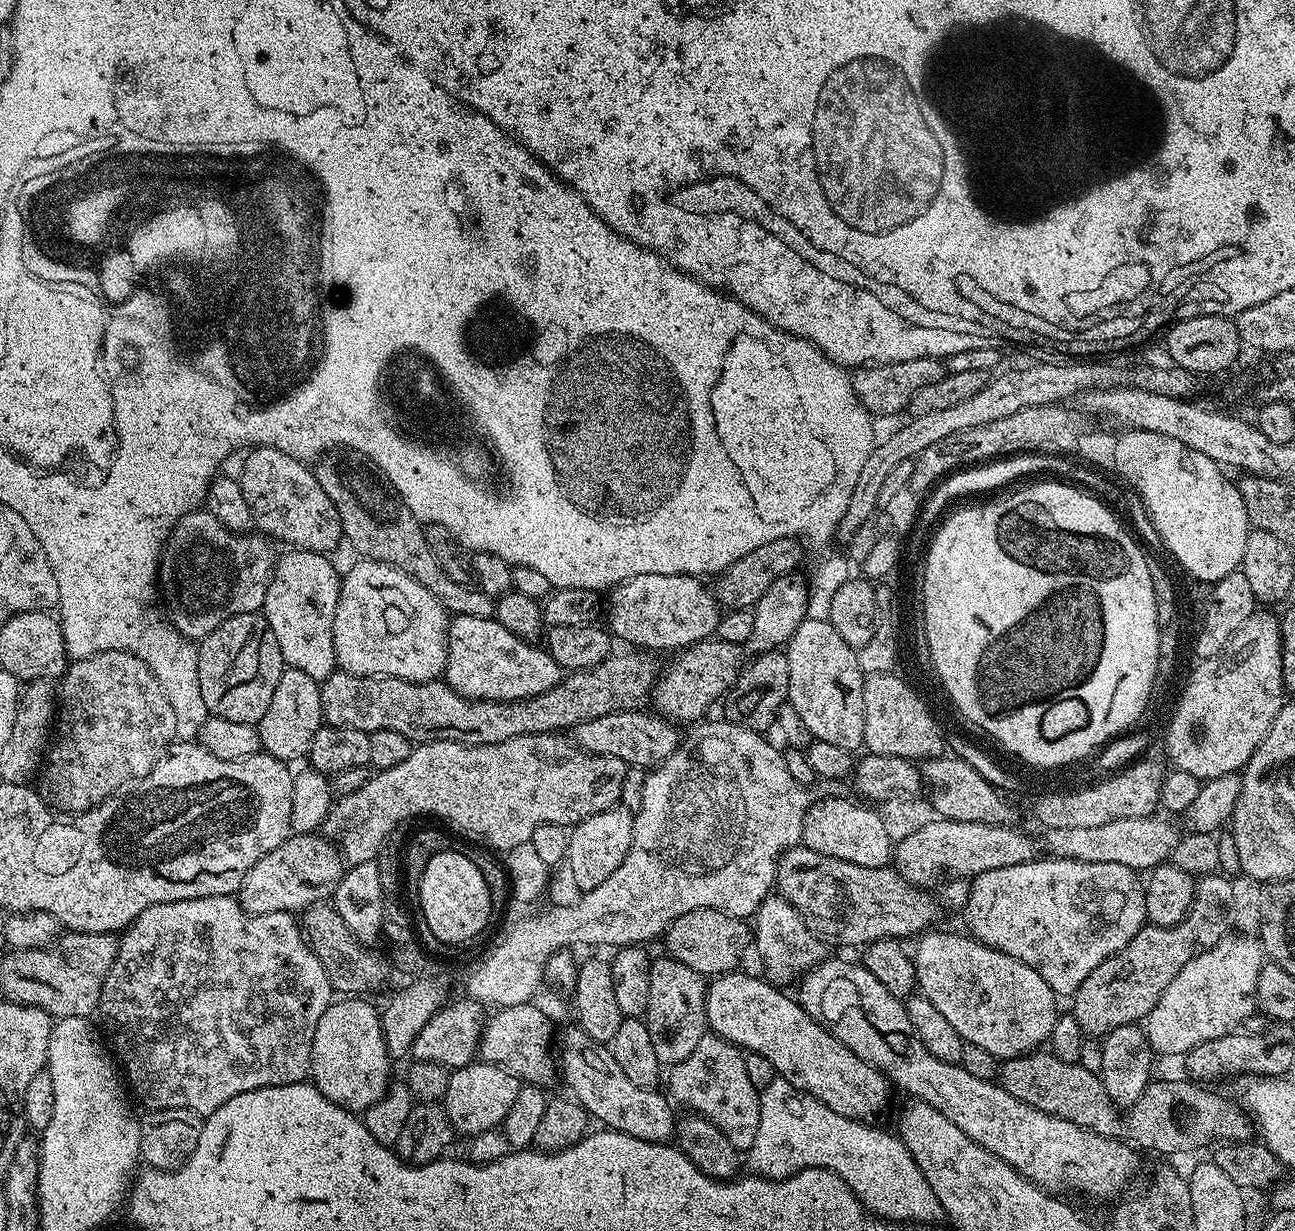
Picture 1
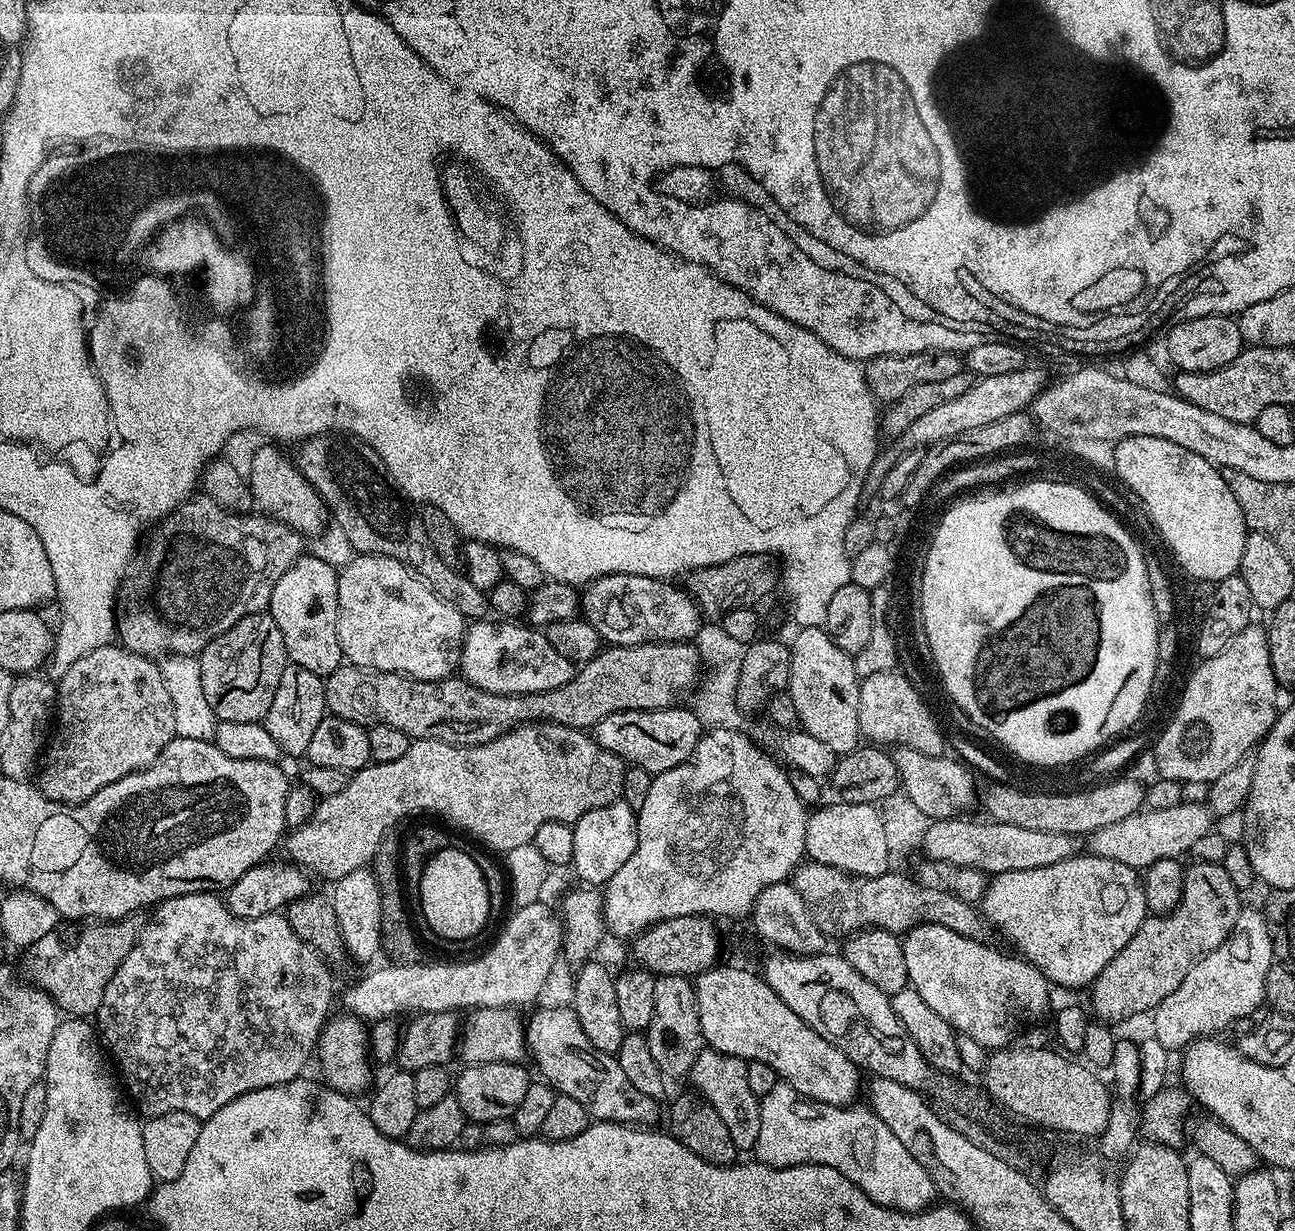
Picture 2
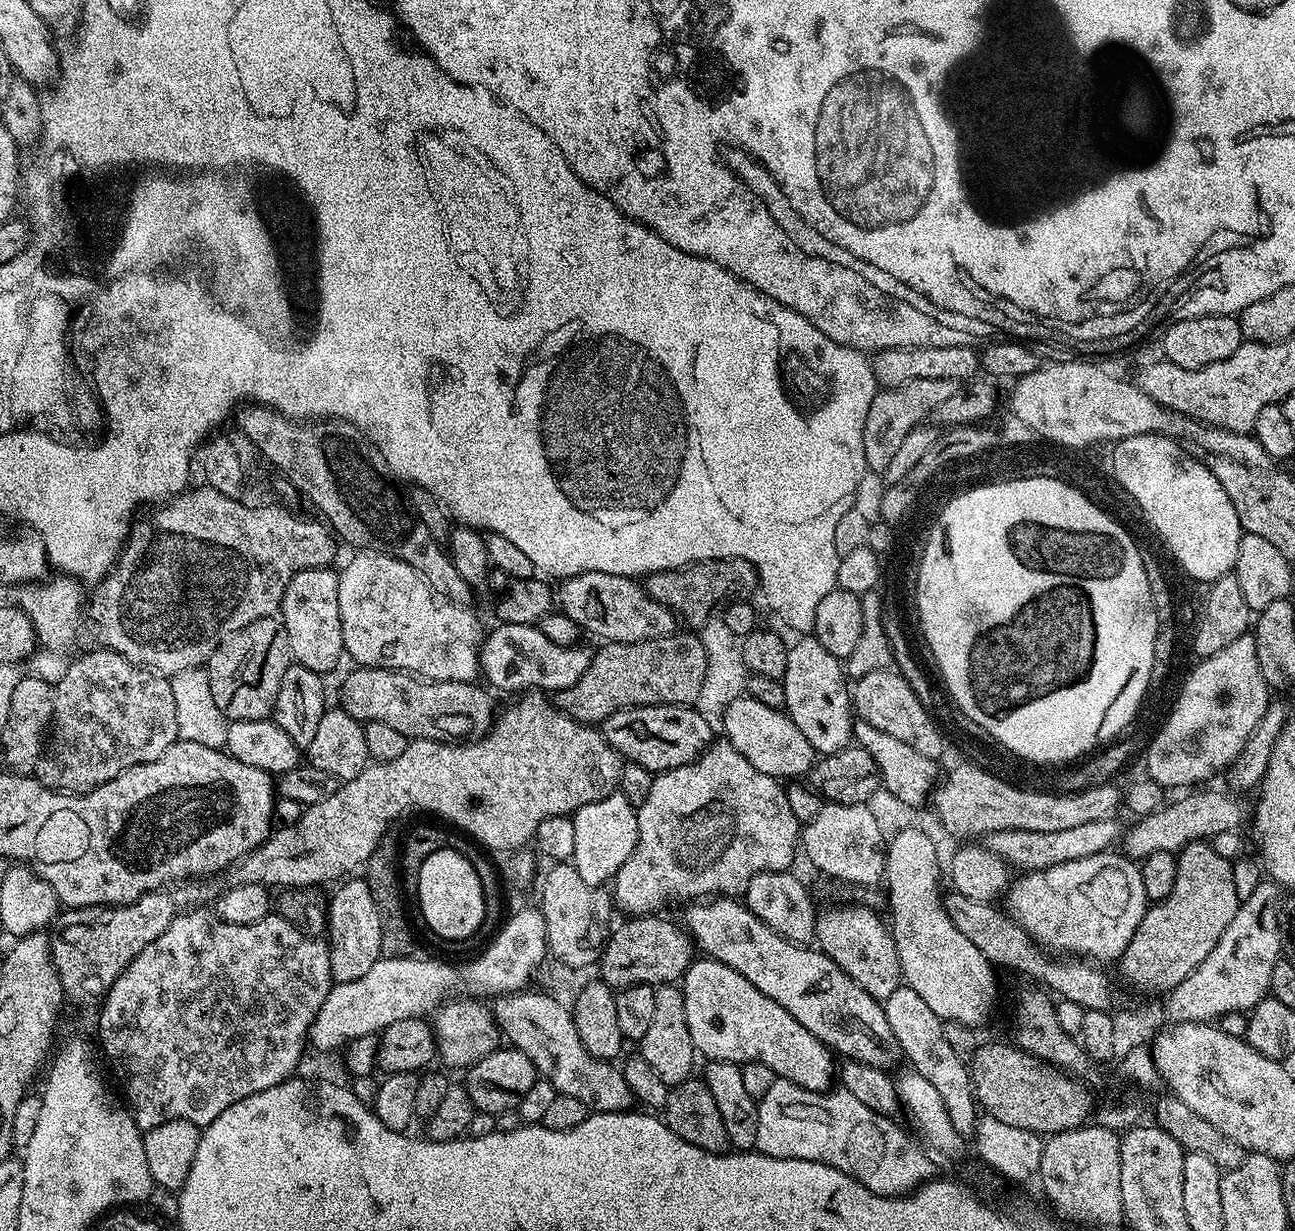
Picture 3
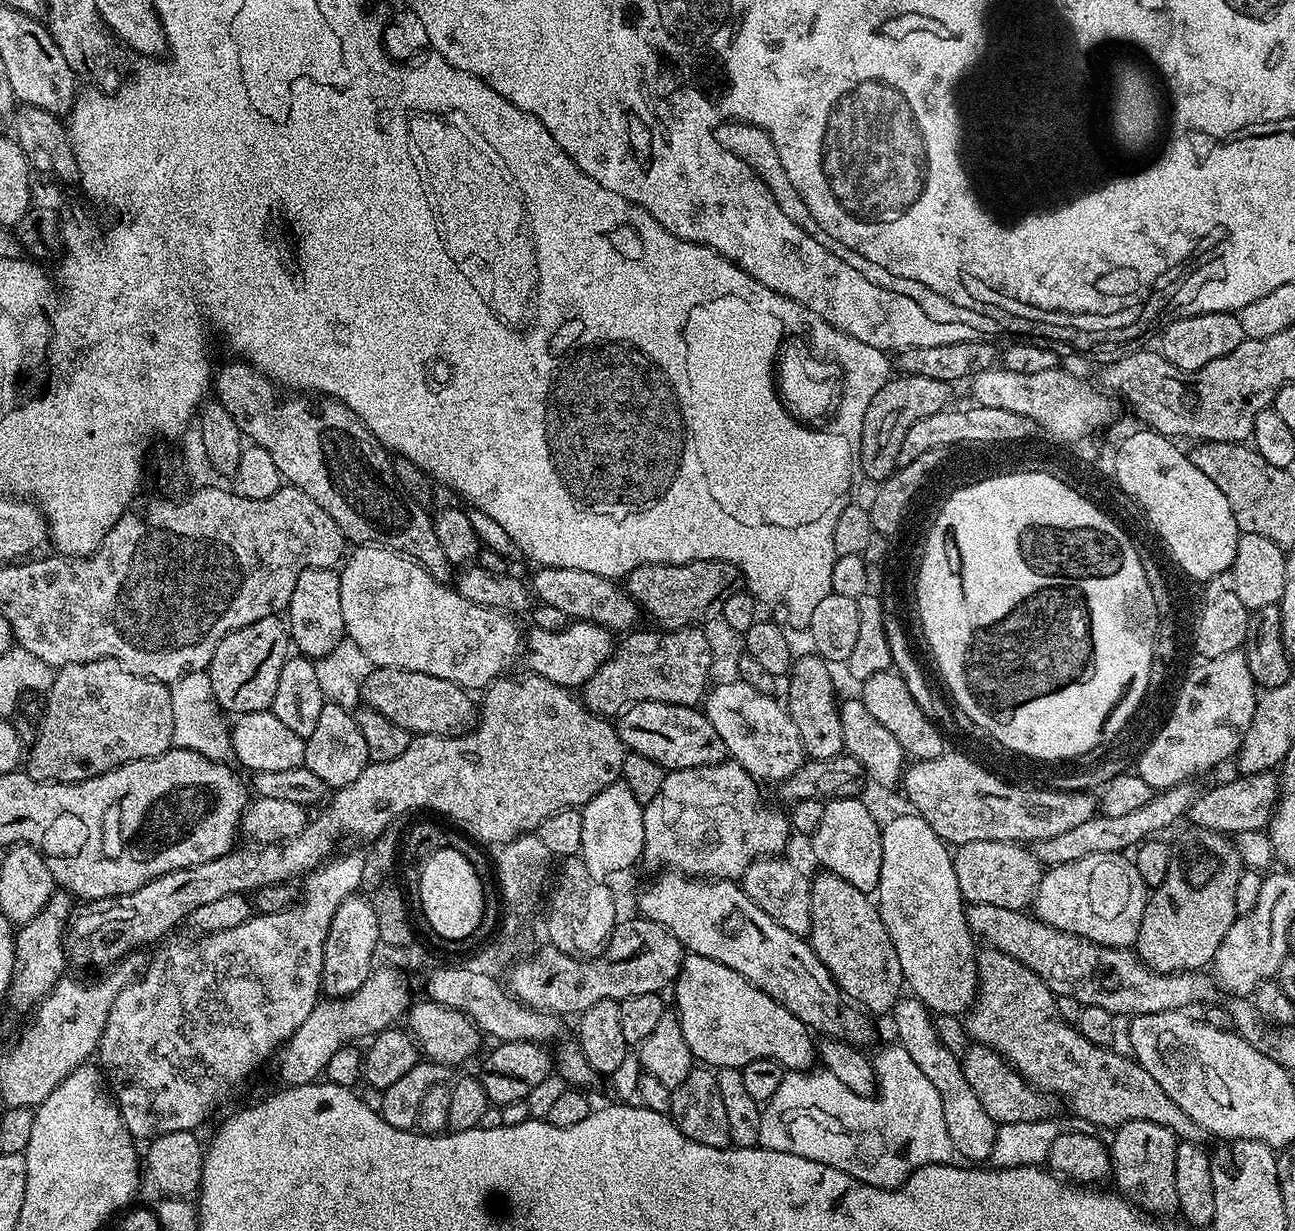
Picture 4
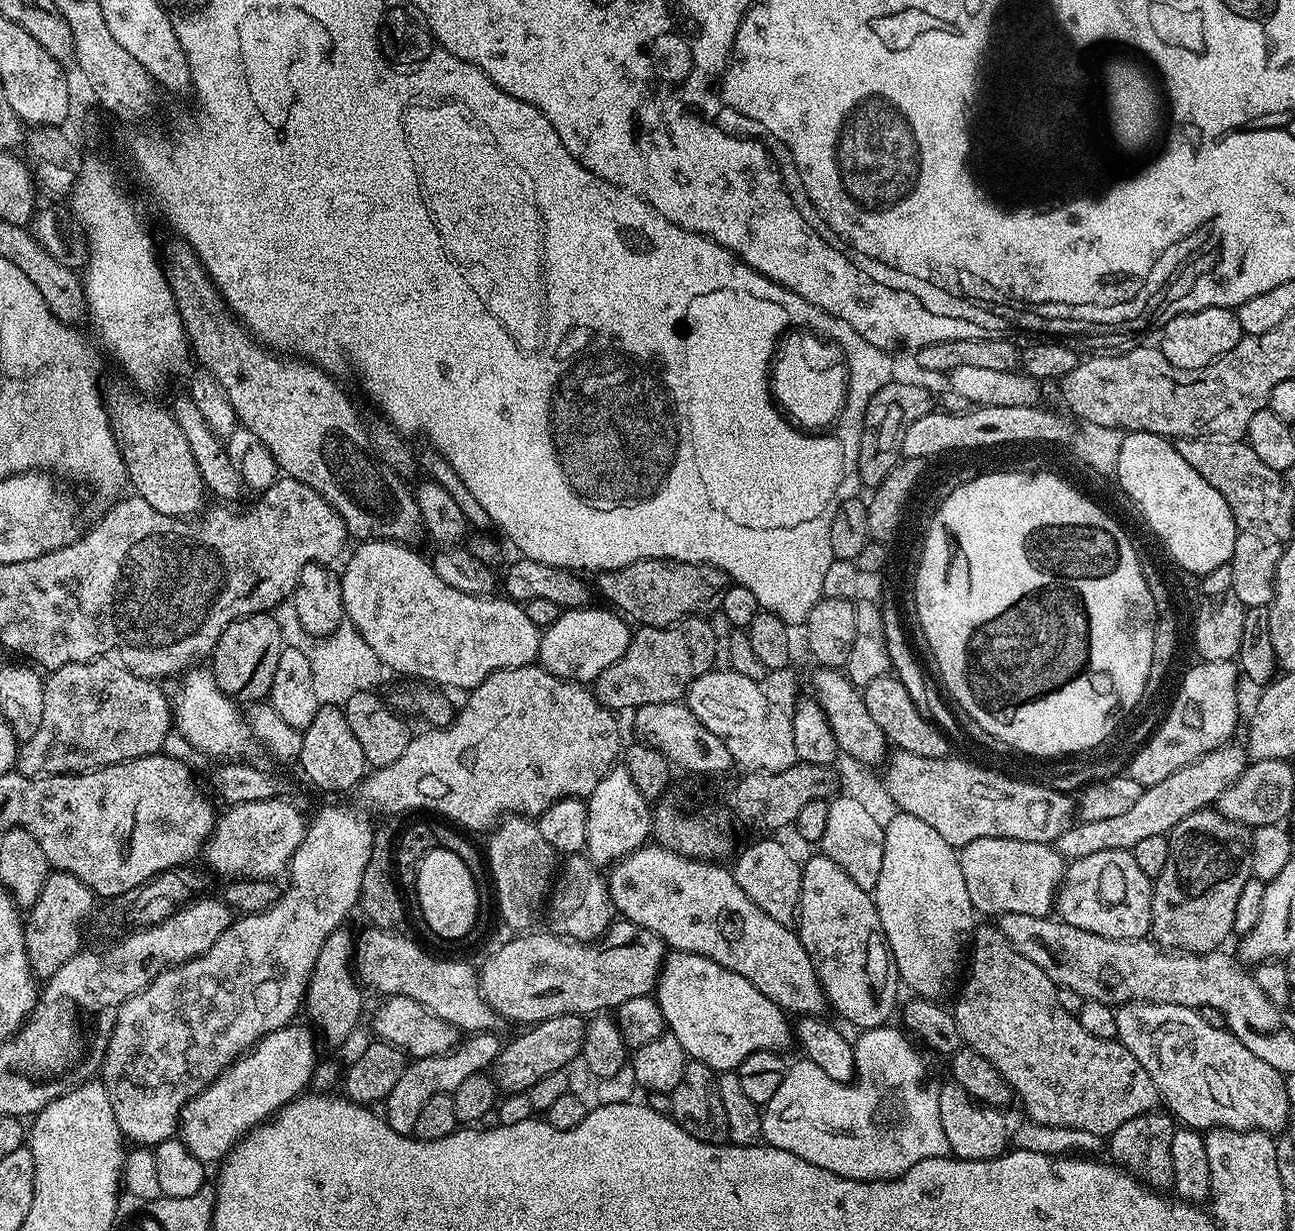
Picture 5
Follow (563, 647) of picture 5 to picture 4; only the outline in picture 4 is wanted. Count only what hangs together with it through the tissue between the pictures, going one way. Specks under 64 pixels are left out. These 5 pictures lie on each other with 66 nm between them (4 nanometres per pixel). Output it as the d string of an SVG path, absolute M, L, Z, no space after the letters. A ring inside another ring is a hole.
M585 620L569 623L567 628L563 628L557 632L542 630L537 627L533 627L531 631L532 633L529 636L527 633L526 651L522 656L522 660L528 663L527 671L531 675L541 676L569 690L576 690L583 686L592 677L594 670L598 670L598 666L602 666L611 658L614 651L614 640L612 644L612 639L614 639L613 633L600 624L591 624Z

